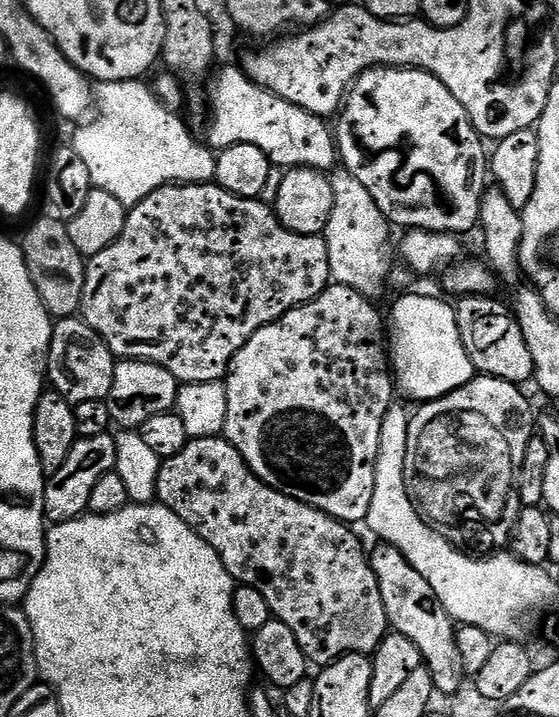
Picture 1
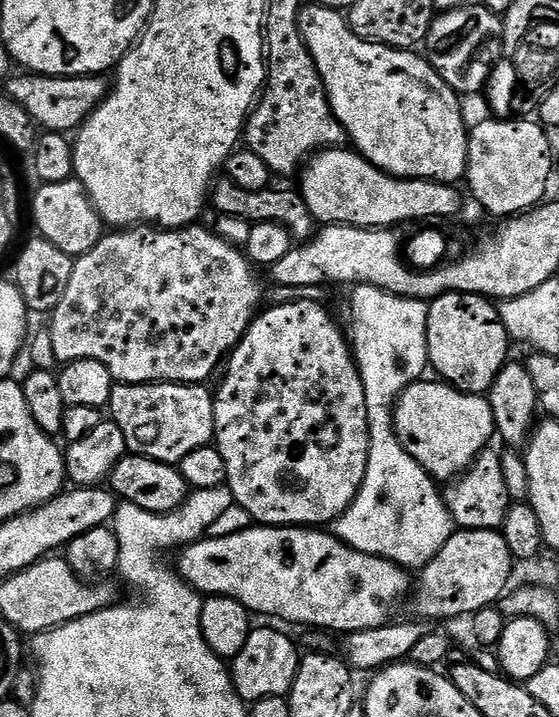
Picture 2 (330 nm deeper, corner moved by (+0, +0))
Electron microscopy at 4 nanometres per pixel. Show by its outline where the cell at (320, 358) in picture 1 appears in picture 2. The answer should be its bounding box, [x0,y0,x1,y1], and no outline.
[212,301,370,526]

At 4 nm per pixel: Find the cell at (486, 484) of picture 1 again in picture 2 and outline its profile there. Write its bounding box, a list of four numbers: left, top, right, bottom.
[392,384,497,482]

